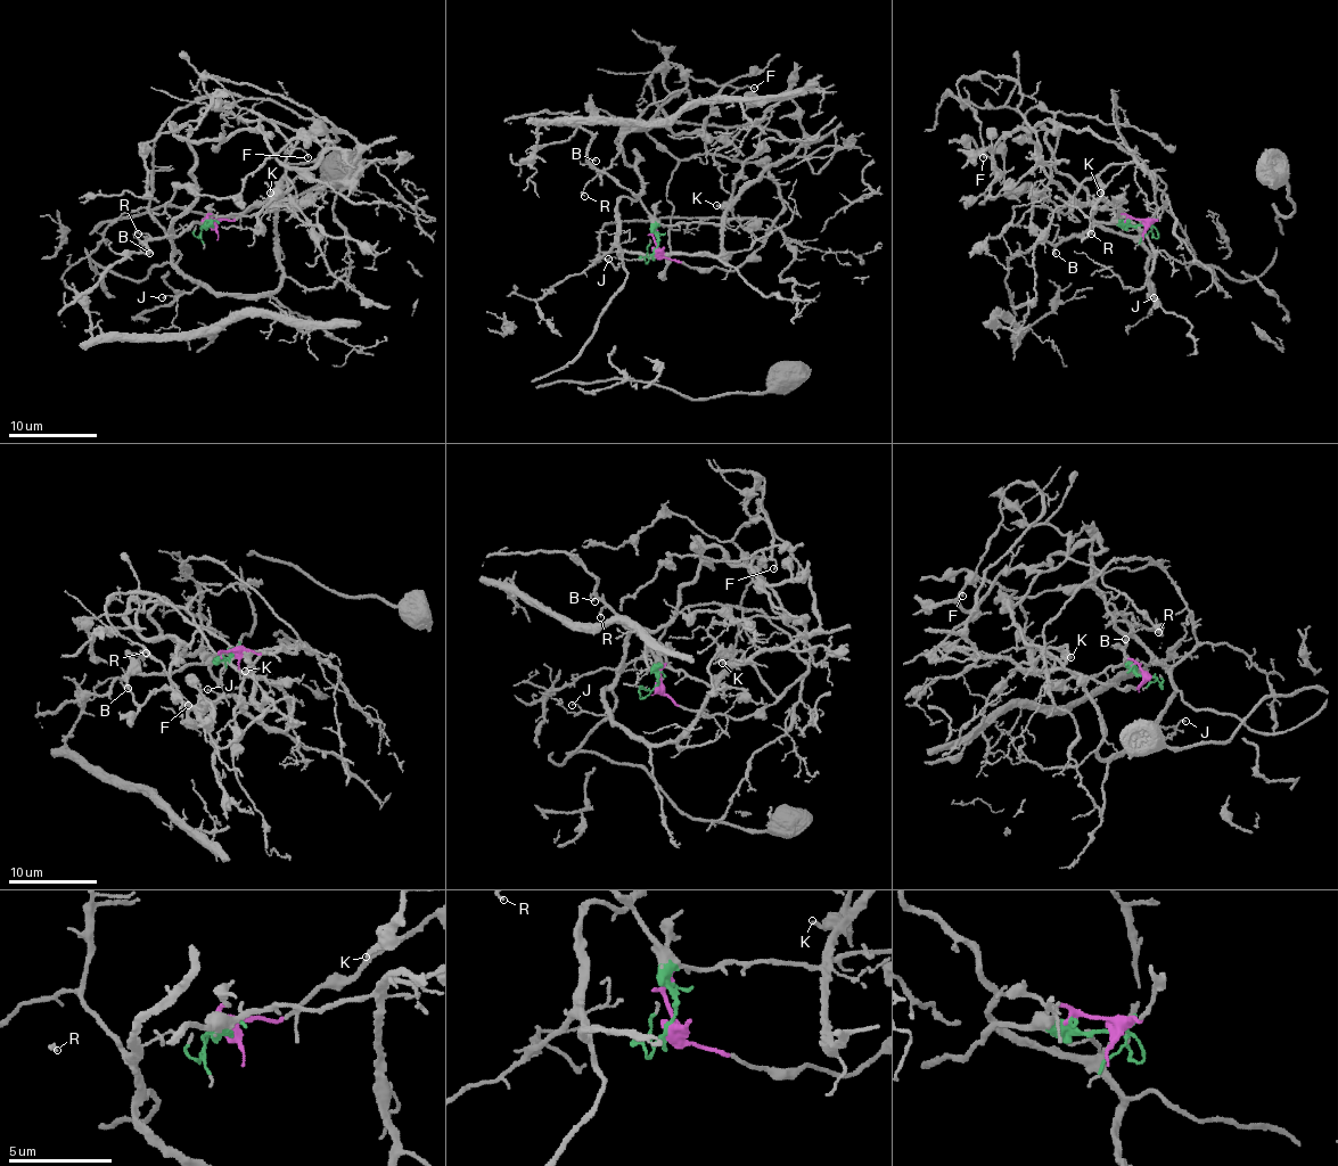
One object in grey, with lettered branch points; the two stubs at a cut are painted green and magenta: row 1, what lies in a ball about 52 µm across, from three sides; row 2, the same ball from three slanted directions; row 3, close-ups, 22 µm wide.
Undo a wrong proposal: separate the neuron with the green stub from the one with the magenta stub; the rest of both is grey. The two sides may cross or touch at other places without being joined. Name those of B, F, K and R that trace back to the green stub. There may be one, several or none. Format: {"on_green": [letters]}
{"on_green": ["B", "R"]}

